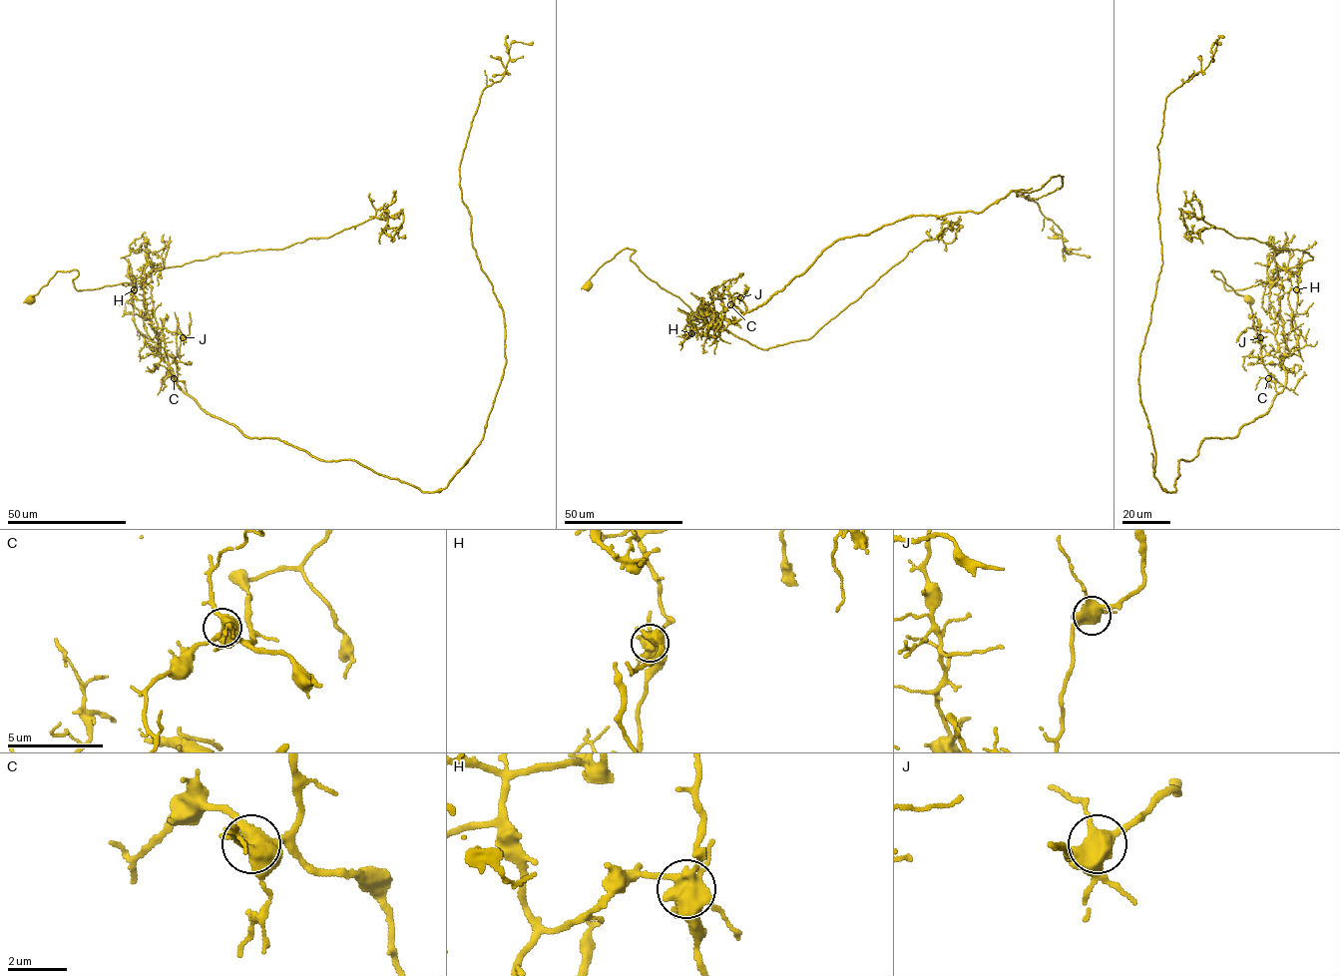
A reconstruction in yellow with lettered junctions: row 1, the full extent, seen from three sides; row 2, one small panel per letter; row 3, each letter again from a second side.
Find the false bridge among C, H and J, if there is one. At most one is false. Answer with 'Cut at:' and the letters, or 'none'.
Cut at: H

